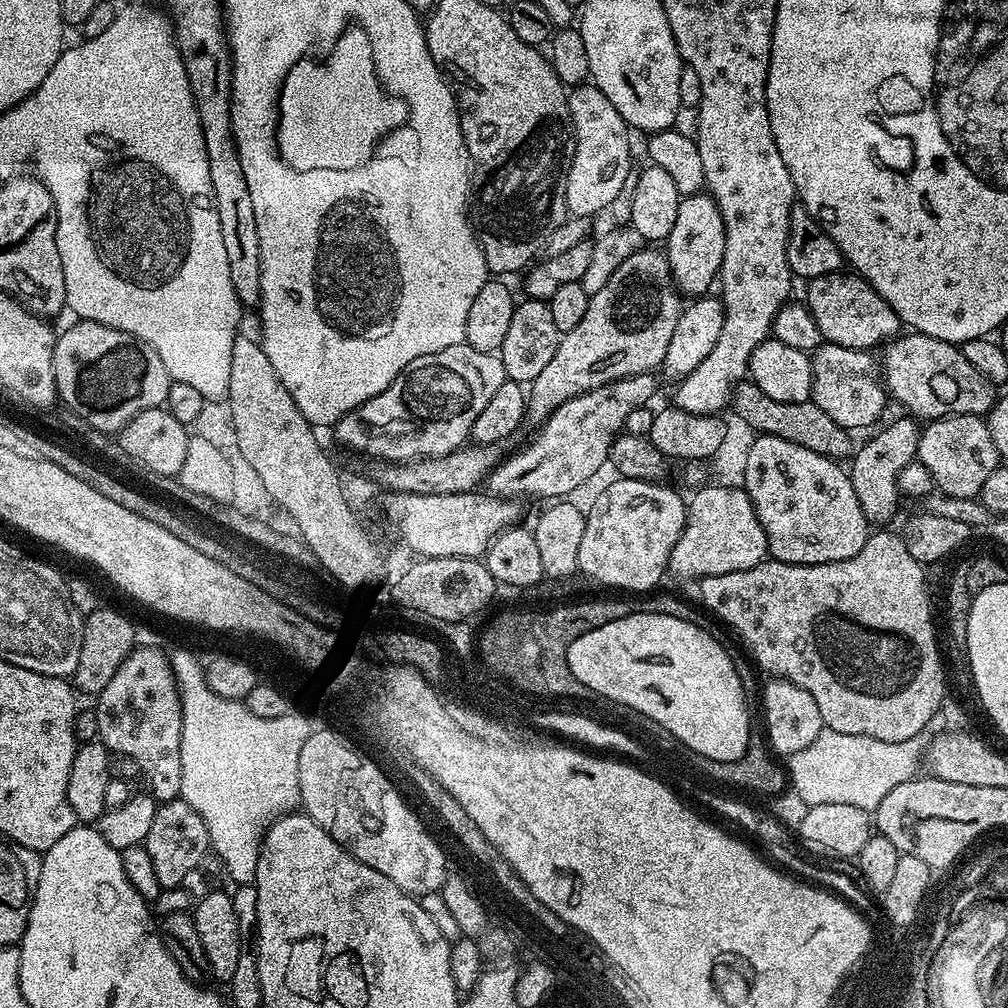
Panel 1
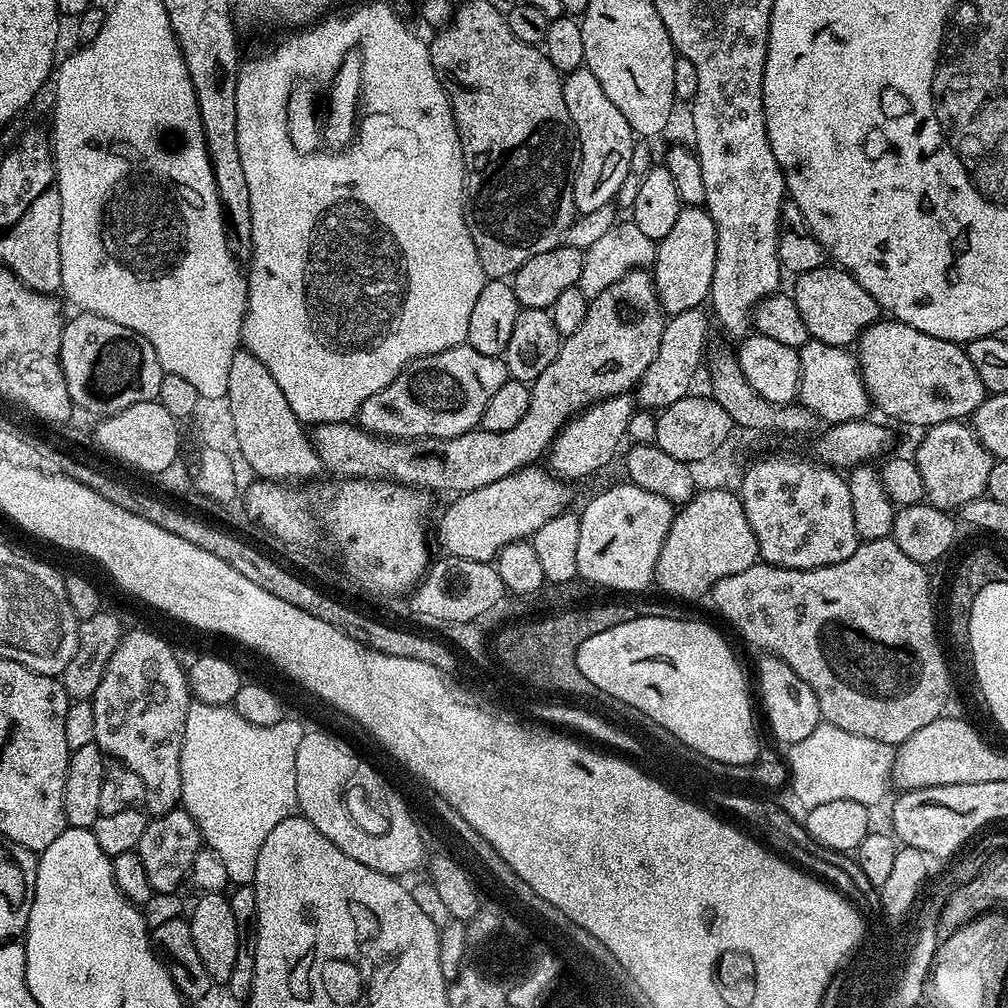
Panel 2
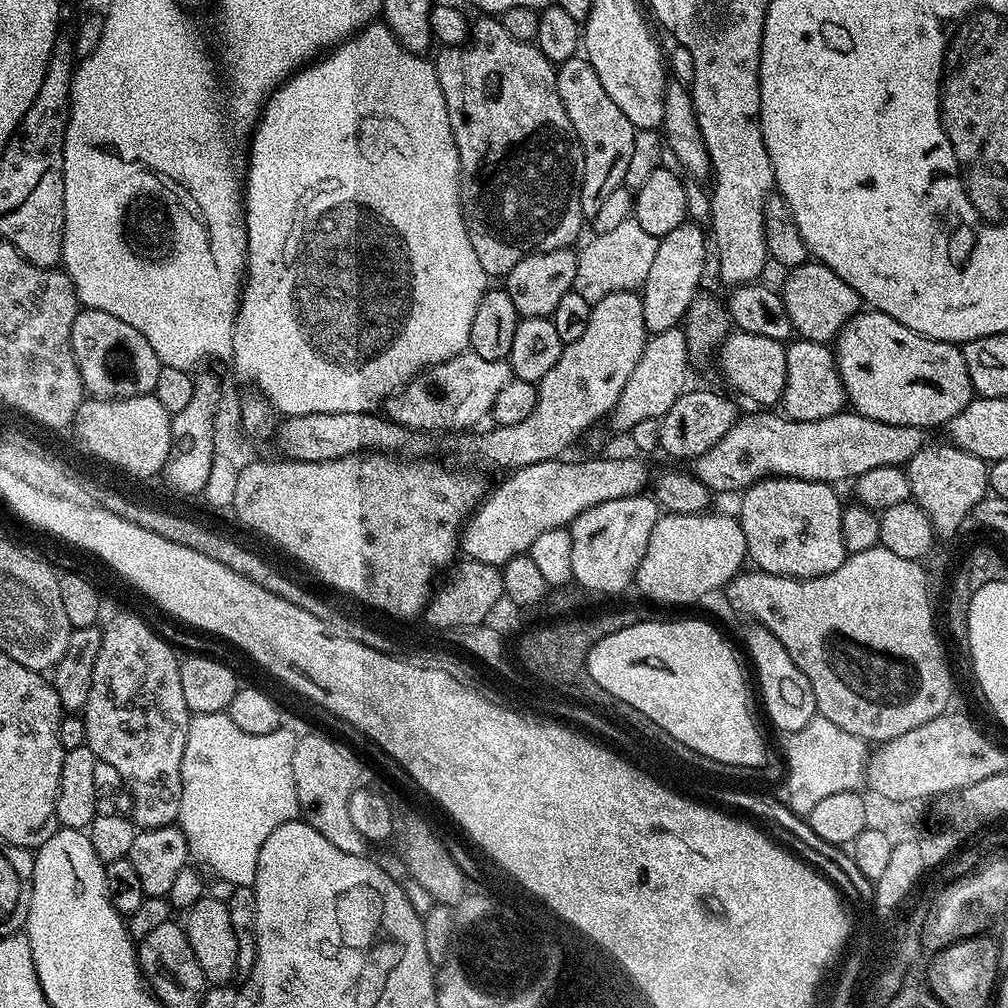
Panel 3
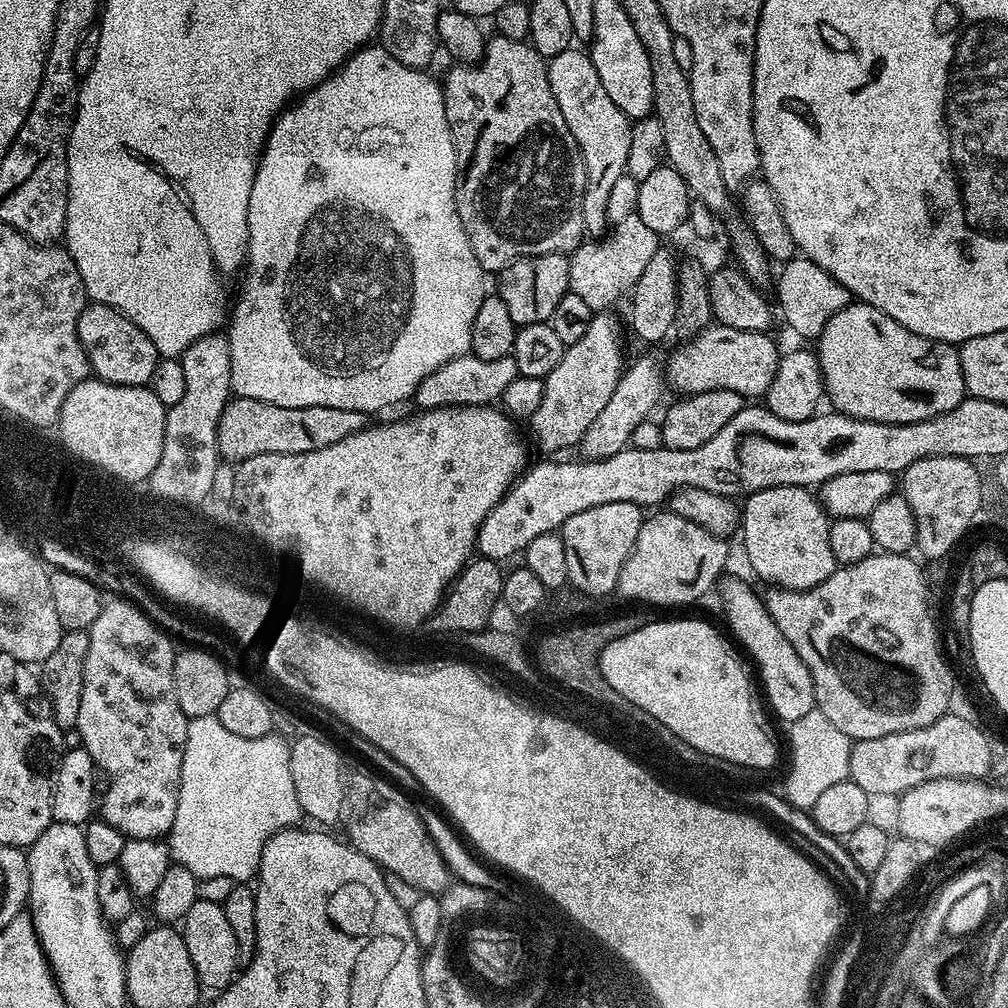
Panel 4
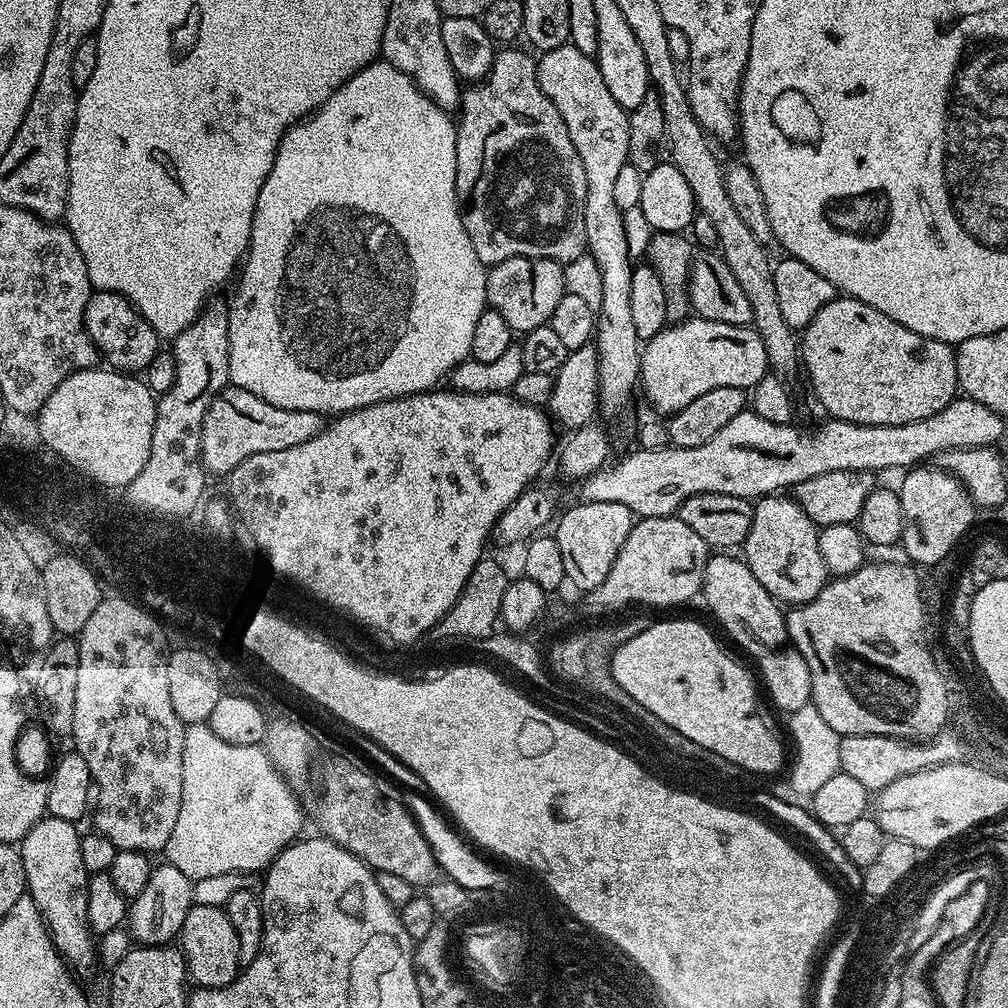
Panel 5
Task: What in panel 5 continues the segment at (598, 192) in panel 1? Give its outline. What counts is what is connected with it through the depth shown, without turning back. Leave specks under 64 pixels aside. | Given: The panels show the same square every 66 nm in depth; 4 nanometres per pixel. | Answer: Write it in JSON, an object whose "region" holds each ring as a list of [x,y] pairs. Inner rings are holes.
{"region":[[[566,43],[543,53],[536,60],[536,73],[542,92],[562,114],[566,130],[570,130],[570,142],[582,158],[586,170],[586,249],[601,270],[602,300],[596,318],[594,343],[600,359],[600,403],[602,412],[616,416],[628,404],[632,390],[636,390],[640,379],[640,354],[642,341],[638,330],[634,330],[634,314],[630,311],[630,278],[634,257],[628,251],[626,229],[623,225],[623,211],[614,198],[614,186],[624,164],[629,163],[628,147],[630,130],[629,113],[614,97],[606,82],[602,82],[600,67],[595,59],[572,43]]]}

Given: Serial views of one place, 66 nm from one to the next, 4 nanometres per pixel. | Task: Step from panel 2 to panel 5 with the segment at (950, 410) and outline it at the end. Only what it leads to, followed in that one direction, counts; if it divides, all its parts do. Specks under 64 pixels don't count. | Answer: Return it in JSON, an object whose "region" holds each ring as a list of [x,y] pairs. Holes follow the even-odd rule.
{"region":[[[837,295],[836,299],[826,302],[818,314],[802,329],[802,368],[808,371],[808,380],[812,383],[812,392],[816,400],[828,411],[827,415],[833,420],[845,420],[851,424],[869,424],[870,426],[898,426],[906,422],[918,422],[922,418],[930,418],[938,414],[950,401],[958,396],[958,370],[956,369],[956,354],[953,345],[926,338],[922,334],[914,334],[914,330],[906,330],[894,318],[886,318],[882,310],[874,310],[874,306],[866,306],[866,302],[858,302],[852,296]]]}

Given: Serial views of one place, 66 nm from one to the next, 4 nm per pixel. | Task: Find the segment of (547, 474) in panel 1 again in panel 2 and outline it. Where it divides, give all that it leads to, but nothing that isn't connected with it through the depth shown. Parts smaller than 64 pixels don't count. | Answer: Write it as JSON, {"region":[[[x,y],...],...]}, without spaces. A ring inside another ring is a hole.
{"region":[[[631,395],[611,396],[599,400],[576,413],[564,428],[556,435],[556,441],[546,453],[547,467],[555,475],[565,481],[580,480],[590,476],[599,468],[604,468],[621,451],[620,439],[623,441],[628,434],[628,423],[634,411],[634,400]]]}

